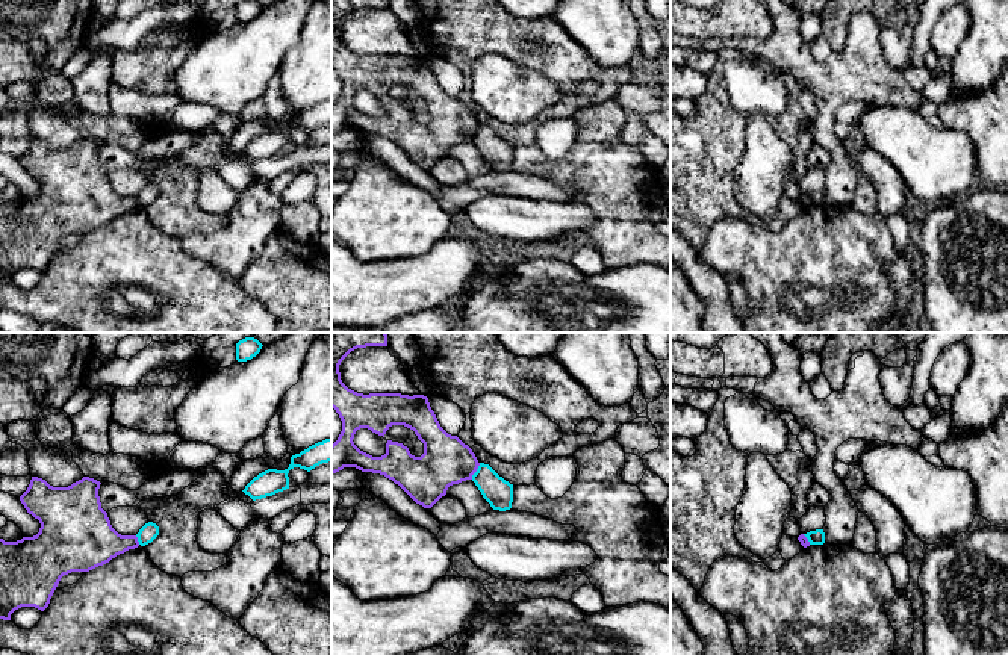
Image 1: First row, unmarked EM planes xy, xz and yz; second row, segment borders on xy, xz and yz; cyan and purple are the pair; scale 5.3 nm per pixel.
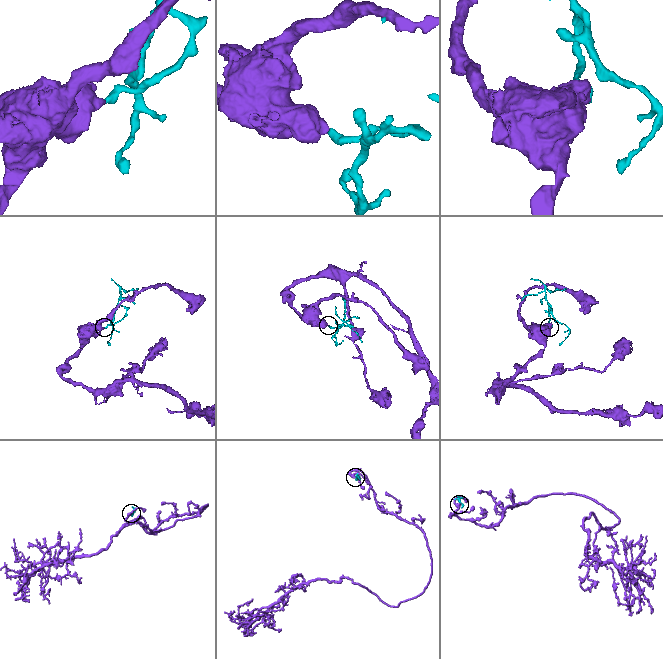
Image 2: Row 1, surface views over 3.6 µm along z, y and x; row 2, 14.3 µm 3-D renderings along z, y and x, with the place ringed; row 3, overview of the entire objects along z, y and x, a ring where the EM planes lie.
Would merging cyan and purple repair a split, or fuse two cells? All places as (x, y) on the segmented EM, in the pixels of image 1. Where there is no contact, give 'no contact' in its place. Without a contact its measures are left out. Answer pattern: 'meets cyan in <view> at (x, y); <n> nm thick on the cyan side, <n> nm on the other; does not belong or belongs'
meets cyan in xz at (477, 471); 150 nm thick on the cyan side, 260 nm on the other; does not belong

